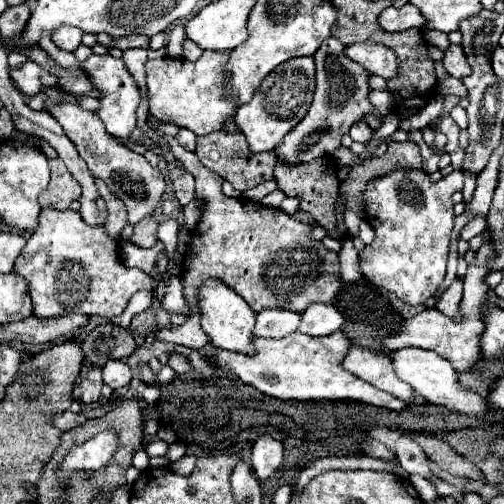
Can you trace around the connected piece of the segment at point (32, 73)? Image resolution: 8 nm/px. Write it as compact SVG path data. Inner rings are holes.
M26 61L20 67L10 67L8 71L10 71L12 81L16 81L16 87L28 97L38 95L44 85L58 83L58 79L52 73L48 73L46 69L42 69L40 65L32 63L32 61Z

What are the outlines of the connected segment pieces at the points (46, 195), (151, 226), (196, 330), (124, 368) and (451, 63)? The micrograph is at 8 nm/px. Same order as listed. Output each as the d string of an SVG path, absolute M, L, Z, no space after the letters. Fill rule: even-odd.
M60 159L50 161L52 179L46 191L42 193L42 207L56 207L56 209L68 209L72 201L80 197L80 185L78 181L68 173L66 165Z
M146 217L146 219L142 219L142 221L138 221L134 225L134 235L130 237L130 241L134 245L138 245L138 247L144 247L144 249L154 247L156 241L158 241L158 233L156 231L158 231L156 219L154 217Z
M192 313L182 325L166 325L154 331L154 339L164 343L176 343L190 349L202 349L208 345L208 335L200 327L200 315Z
M108 361L102 369L102 375L104 375L104 383L114 391L130 385L130 381L134 379L132 367L126 365L124 361Z
M450 45L446 51L444 51L444 59L442 59L446 71L456 77L456 79L464 79L468 73L470 73L470 67L468 67L468 61L464 57L464 51L462 51L462 45Z

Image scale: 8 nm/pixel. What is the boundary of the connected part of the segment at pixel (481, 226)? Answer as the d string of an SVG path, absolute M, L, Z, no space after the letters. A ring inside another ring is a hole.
M476 217L476 219L470 219L464 227L462 227L462 239L472 239L476 235L480 235L482 231L486 229L486 217Z

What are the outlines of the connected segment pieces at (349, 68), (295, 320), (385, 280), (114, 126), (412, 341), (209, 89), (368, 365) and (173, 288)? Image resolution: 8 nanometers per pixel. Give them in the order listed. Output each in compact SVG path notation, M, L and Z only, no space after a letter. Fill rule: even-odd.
M328 37L324 45L314 53L316 61L316 93L314 101L308 109L308 115L284 137L284 141L274 149L278 161L286 165L310 163L316 157L332 155L336 147L340 147L342 135L350 131L350 127L366 113L372 113L372 105L368 101L368 73L348 57L344 57L344 45Z
M268 309L260 311L254 325L256 337L272 337L280 339L288 333L294 333L300 325L300 313L284 311L284 309Z
M396 169L370 181L364 189L364 213L376 237L360 253L364 277L410 305L422 305L434 297L446 275L450 233L454 227L452 195L462 191L462 187L462 171L452 171L448 177L432 181L422 169Z
M44 33L44 37L40 39L40 47L50 53L50 57L54 57L58 61L58 65L62 67L82 67L88 77L96 83L96 87L104 93L104 97L100 99L100 111L98 111L98 117L102 119L106 131L118 139L122 139L124 143L130 141L130 135L136 127L136 109L138 109L138 103L140 103L140 93L138 93L138 87L136 87L136 81L132 79L132 75L126 71L124 67L124 61L122 59L114 59L112 55L92 55L90 59L86 59L84 63L76 61L72 53L64 53L62 49L56 49L56 45L52 45L52 39L48 33Z
M484 231L482 235L486 237L486 243L476 253L476 263L468 267L468 273L466 273L466 279L464 279L464 297L462 297L464 321L462 323L454 323L450 317L438 313L436 307L424 309L422 313L406 319L402 323L402 327L394 335L382 339L382 349L384 351L394 351L398 347L422 347L422 349L430 349L436 355L440 355L446 361L450 361L450 365L456 371L466 371L472 365L476 365L476 361L480 357L478 339L480 339L480 333L484 329L484 303L490 297L490 287L484 283L484 277L490 273L488 265L490 265L490 259L494 257L492 245L490 245L490 233Z
M204 51L198 61L186 59L152 59L146 61L146 85L150 93L150 115L164 123L186 127L196 135L220 131L224 121L236 115L236 105L222 99L222 71L228 53Z
M352 343L352 349L348 349L348 357L344 357L344 369L360 377L362 381L368 381L376 389L392 393L404 399L408 405L412 405L414 391L410 385L396 377L396 373L392 371L392 361L386 353L372 351Z
M172 275L168 285L166 285L166 293L164 293L164 299L160 301L160 307L166 311L166 313L184 313L184 315L190 315L190 309L184 301L184 295L182 295L182 281L180 277Z

